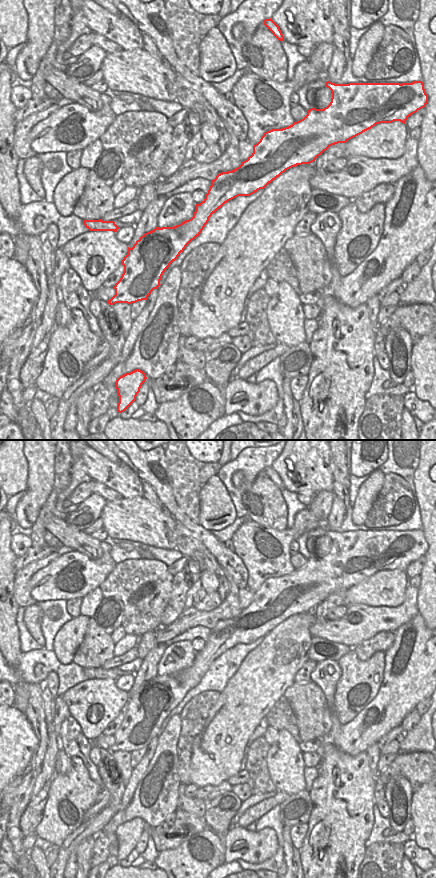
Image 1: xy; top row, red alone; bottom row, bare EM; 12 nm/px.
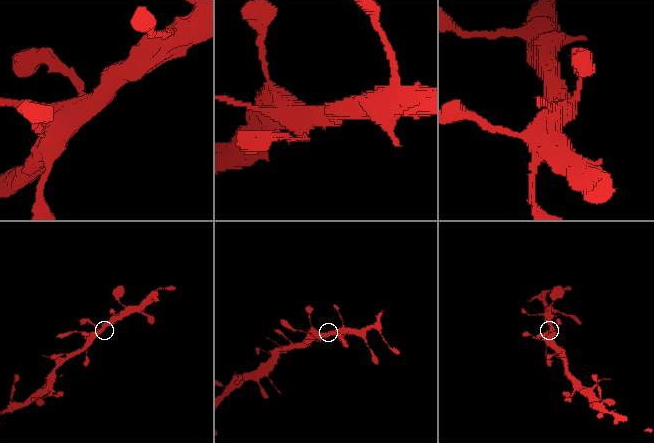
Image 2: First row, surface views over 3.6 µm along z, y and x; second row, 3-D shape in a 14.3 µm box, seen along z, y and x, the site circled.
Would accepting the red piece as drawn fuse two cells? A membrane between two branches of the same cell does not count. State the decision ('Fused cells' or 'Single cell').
Single cell

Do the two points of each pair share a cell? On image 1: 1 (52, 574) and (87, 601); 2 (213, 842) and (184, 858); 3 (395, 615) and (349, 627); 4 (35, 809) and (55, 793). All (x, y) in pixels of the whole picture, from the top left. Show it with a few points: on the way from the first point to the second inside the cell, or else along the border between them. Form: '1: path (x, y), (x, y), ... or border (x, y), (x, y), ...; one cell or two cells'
1: border (98, 587), (81, 598); two cells
2: path (214, 853), (207, 862), (195, 861); one cell
3: path (384, 616), (380, 619), (360, 624); one cell
4: border (51, 781), (40, 823); two cells

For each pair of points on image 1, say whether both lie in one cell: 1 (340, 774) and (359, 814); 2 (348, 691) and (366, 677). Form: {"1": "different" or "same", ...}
{"1": "same", "2": "same"}

